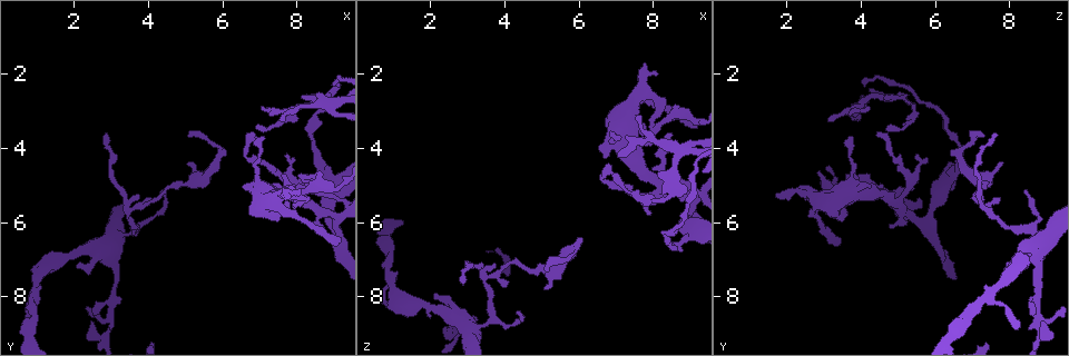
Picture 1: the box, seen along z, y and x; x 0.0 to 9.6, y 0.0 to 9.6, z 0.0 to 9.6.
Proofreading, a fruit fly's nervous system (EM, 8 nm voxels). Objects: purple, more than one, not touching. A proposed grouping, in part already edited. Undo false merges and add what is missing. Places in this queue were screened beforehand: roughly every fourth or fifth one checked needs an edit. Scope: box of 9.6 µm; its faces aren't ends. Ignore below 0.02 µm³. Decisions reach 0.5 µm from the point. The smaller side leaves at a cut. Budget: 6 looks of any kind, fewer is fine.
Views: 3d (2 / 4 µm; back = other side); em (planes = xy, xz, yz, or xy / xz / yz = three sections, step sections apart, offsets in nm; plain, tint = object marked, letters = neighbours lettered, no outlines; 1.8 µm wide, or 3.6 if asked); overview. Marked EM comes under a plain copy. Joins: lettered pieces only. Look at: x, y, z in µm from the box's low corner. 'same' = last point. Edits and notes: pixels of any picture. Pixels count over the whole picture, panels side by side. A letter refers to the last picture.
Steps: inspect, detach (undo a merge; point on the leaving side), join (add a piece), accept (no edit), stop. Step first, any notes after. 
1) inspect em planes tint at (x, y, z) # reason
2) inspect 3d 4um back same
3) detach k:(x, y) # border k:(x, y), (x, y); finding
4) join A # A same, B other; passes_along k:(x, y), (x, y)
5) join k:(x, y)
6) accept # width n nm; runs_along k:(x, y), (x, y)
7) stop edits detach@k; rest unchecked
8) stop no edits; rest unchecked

inspect em 3.6um xy step 16 letters at (8.10, 5.10, 2.00) # branch stops here

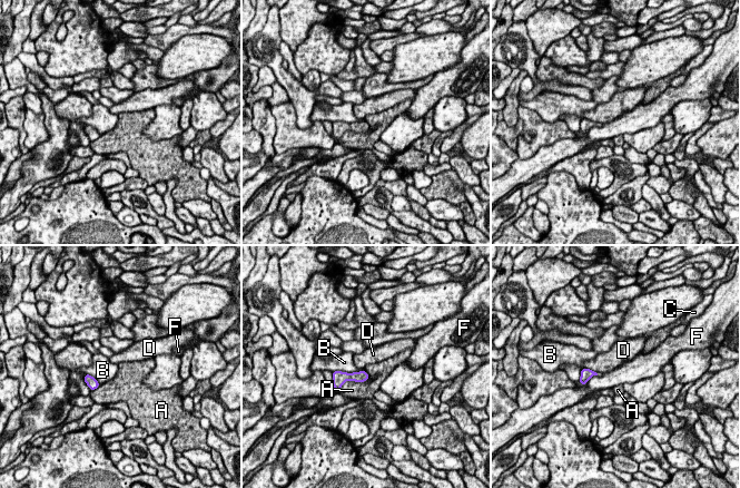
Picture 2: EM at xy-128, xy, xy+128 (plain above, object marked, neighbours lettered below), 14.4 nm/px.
accept # A other, B other, C other, D other, F other; border 2:(364, 381), (346, 381), (337, 391); no lettered piece goes on from it

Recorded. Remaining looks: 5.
inspect em planes letters at (8.90, 4.65, 6.50) # sudden change in width

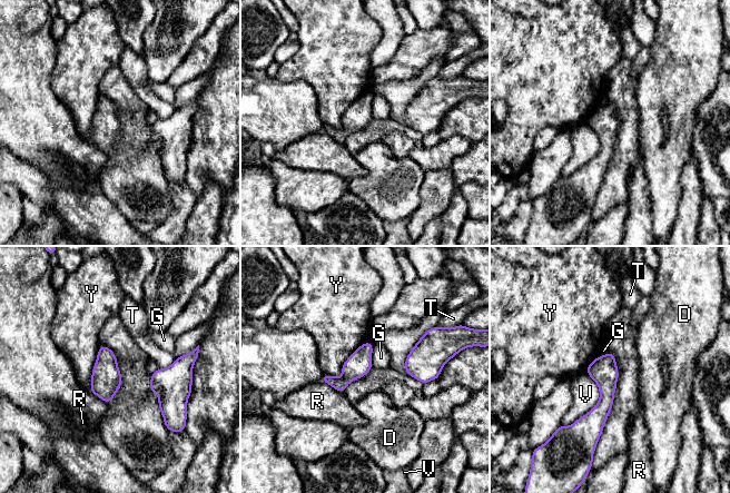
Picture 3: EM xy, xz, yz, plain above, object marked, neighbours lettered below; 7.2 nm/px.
accept # longest_contact V 440 nm; D other, G other, R other, T other, V other, Y other; border 3:(373, 344), (372, 366); continuous, no second neuron

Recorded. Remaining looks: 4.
inspect em 3.6um planes letters at (8.70, 2.70, 5.30) # free end

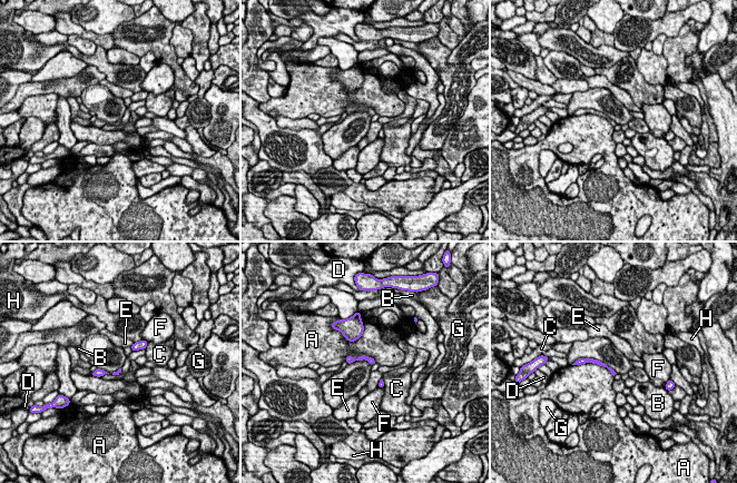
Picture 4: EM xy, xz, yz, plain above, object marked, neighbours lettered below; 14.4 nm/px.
accept # A other, B other, C other, D other, E other, F other, G other, H other; border 4:(577, 364), (596, 363), (613, 375); no lettered piece goes on from it

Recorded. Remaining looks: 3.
stop no edits; rest unchecked

